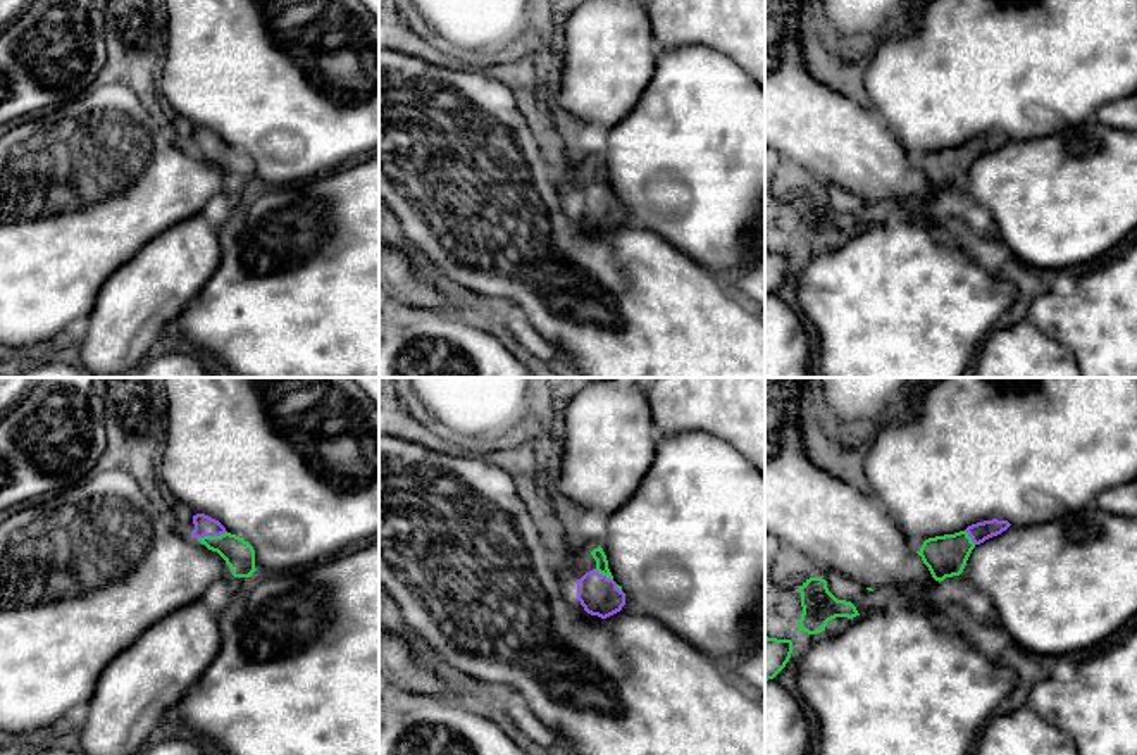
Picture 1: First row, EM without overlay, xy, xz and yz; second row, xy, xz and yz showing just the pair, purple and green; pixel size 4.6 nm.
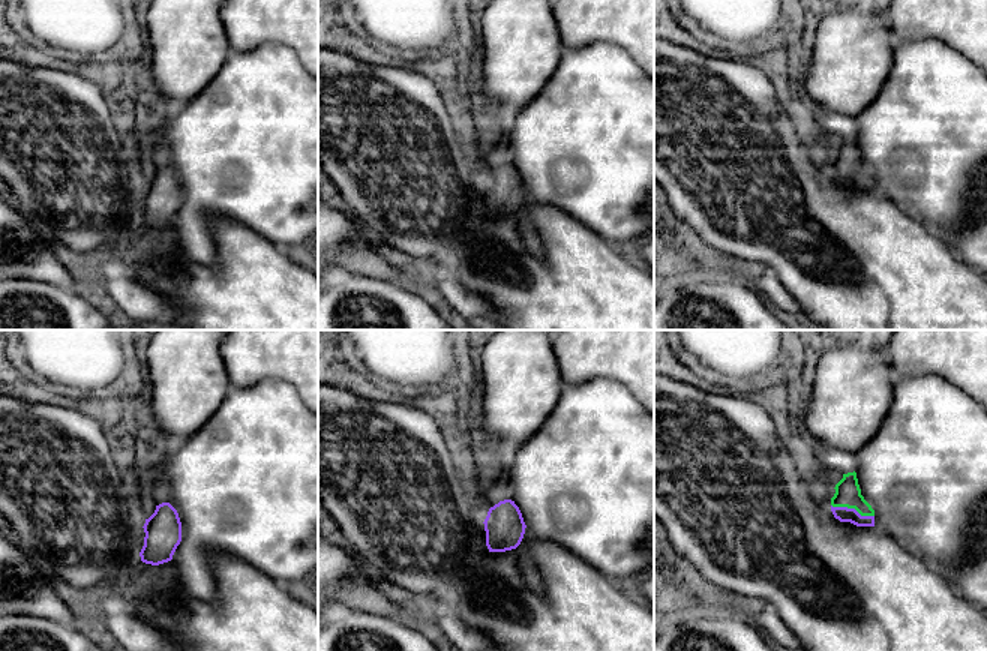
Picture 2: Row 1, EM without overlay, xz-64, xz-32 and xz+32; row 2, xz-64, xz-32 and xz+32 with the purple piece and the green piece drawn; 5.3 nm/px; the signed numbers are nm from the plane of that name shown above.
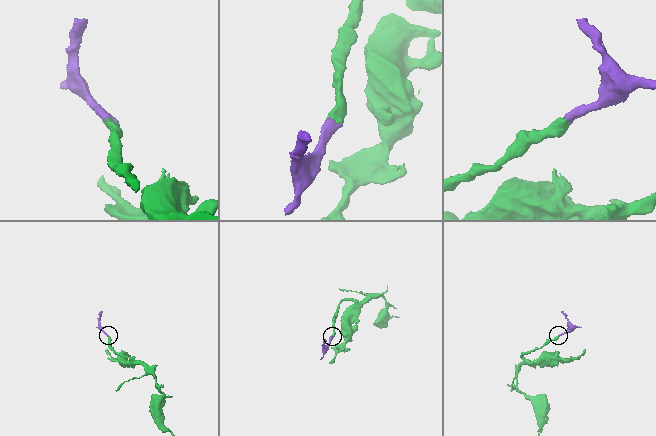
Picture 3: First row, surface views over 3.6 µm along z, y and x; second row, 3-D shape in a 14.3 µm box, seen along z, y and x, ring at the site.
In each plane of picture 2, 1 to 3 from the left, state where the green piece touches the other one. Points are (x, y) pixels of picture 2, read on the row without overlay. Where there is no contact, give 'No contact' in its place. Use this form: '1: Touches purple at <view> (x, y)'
1: No contact
2: No contact
3: Touches purple at xz+32 (852, 173)

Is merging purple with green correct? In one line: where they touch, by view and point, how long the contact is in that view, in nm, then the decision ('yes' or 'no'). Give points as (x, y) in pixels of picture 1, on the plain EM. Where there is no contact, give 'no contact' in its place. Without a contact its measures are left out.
xy (211, 149) | 150 nm | yes

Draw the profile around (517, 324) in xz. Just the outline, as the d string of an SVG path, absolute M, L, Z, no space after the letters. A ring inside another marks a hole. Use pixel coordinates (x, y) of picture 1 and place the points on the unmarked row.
M513 307L506 317L508 333L536 359L553 364L562 362L562 352L529 322L525 314Z

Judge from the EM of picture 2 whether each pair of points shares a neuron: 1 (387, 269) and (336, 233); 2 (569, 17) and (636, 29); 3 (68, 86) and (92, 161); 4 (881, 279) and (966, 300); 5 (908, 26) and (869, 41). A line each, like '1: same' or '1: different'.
1: same
2: same
3: same
4: same
5: different

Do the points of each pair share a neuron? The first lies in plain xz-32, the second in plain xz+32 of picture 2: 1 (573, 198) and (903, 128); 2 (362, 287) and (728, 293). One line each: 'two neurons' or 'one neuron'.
1: one neuron
2: one neuron

